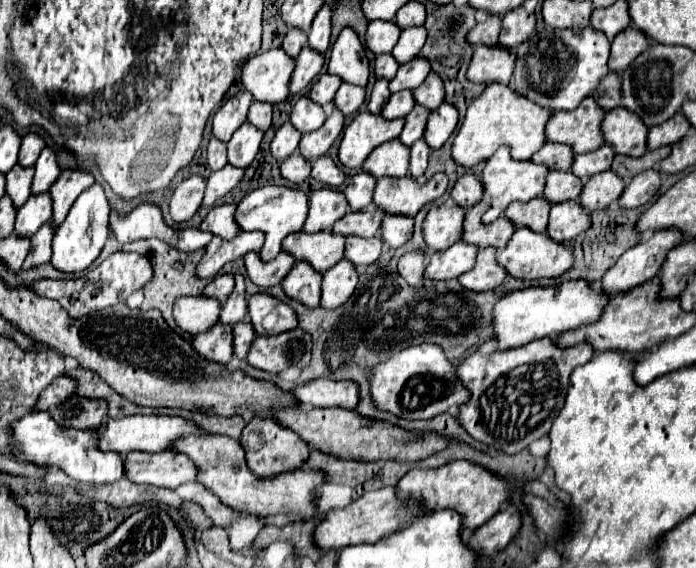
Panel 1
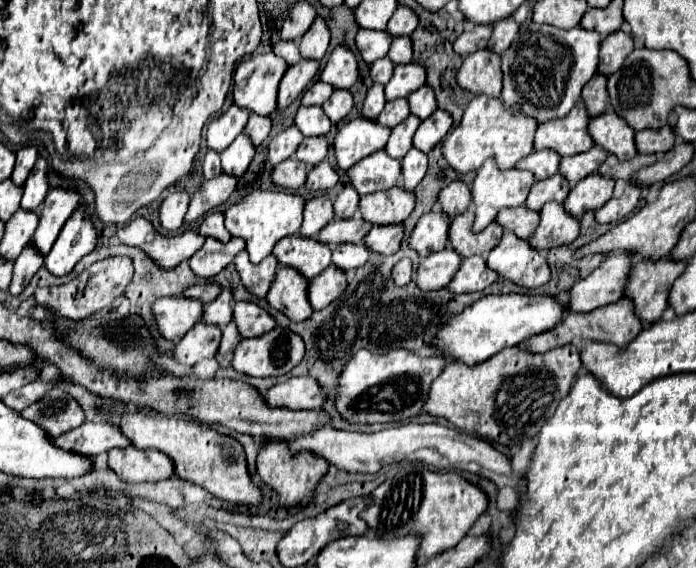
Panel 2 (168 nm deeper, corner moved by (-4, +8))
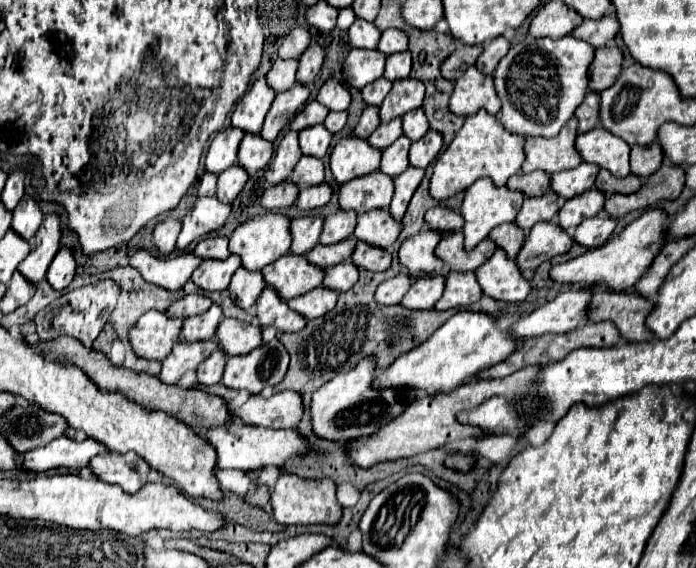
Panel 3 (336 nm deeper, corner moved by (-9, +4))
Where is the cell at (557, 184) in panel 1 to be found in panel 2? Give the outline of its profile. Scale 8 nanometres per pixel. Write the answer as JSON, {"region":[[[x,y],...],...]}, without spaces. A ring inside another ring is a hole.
{"region":[[[554,174],[546,180],[538,180],[532,186],[530,196],[526,200],[526,206],[530,206],[530,210],[540,210],[550,200],[564,202],[568,198],[568,192],[570,192],[568,180],[562,174]]]}

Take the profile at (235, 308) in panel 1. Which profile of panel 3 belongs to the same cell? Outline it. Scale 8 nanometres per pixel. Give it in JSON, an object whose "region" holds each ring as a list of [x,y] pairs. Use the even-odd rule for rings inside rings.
{"region":[[[213,304],[205,314],[201,316],[193,316],[191,320],[183,322],[179,340],[183,342],[199,342],[199,340],[211,340],[215,336],[215,324],[219,324],[219,320],[223,318],[221,308],[217,304]]]}

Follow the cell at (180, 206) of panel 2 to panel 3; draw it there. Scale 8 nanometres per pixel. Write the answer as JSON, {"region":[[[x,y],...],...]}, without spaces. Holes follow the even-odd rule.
{"region":[[[167,218],[153,230],[153,244],[161,254],[171,254],[175,250],[175,240],[179,236],[179,220]]]}

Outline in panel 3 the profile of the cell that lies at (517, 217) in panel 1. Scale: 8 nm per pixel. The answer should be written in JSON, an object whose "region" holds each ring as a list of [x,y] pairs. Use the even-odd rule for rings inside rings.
{"region":[[[501,224],[499,228],[495,228],[493,232],[489,232],[487,236],[491,242],[497,244],[497,248],[501,248],[507,258],[515,258],[519,254],[519,248],[523,246],[525,240],[525,232],[521,228],[515,228],[515,224]]]}

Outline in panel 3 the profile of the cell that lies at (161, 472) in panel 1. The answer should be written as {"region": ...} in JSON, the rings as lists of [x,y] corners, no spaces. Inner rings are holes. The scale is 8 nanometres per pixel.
{"region":[[[103,452],[91,458],[89,468],[93,476],[97,476],[99,480],[107,484],[117,484],[123,488],[123,492],[133,494],[149,482],[149,466],[143,464],[143,460],[139,460],[137,456],[133,458],[131,454],[119,456],[119,454]]]}

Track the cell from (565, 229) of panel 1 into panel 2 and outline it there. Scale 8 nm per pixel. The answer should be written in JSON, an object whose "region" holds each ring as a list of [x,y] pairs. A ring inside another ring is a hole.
{"region":[[[550,202],[540,210],[540,226],[532,234],[532,242],[538,250],[554,248],[558,244],[570,244],[580,234],[580,220],[568,214],[560,202]]]}

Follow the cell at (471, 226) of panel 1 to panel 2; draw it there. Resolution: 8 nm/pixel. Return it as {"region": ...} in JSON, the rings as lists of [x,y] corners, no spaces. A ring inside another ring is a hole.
{"region":[[[468,208],[466,212],[462,212],[452,220],[448,232],[452,248],[456,248],[464,258],[474,254],[486,256],[494,246],[498,246],[504,234],[504,228],[498,222],[490,224],[486,230],[478,234],[472,230],[472,224],[474,224],[474,208]]]}

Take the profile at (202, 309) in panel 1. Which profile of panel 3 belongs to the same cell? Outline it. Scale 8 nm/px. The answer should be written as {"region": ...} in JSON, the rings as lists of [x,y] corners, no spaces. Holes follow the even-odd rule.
{"region":[[[161,312],[143,314],[135,326],[129,328],[129,344],[137,358],[163,360],[179,338],[183,320],[167,320]]]}

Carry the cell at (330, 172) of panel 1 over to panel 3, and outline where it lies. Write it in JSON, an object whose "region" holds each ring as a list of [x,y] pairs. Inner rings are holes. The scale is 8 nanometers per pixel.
{"region":[[[325,182],[319,184],[319,188],[303,188],[297,198],[297,208],[301,208],[301,210],[321,208],[331,200],[331,196],[333,196],[333,190]]]}

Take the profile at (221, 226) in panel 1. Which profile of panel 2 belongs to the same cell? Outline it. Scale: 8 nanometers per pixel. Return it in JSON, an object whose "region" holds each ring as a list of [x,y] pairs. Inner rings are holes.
{"region":[[[208,212],[206,218],[202,220],[202,224],[198,226],[198,232],[202,236],[212,236],[212,238],[218,238],[222,242],[228,242],[232,238],[224,226],[224,214],[222,212]]]}

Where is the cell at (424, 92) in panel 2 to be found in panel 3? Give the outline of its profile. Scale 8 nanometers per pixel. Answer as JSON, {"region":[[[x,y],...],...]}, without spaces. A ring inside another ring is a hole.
{"region":[[[421,108],[403,116],[401,122],[403,122],[403,136],[407,136],[411,142],[421,140],[421,136],[425,136],[425,132],[429,130],[427,128],[427,118],[423,116]]]}

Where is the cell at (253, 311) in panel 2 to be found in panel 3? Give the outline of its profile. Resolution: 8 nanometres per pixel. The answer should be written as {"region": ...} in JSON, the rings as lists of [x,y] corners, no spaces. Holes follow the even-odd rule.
{"region":[[[223,318],[217,326],[215,340],[225,356],[243,356],[261,346],[261,328],[235,318]]]}

